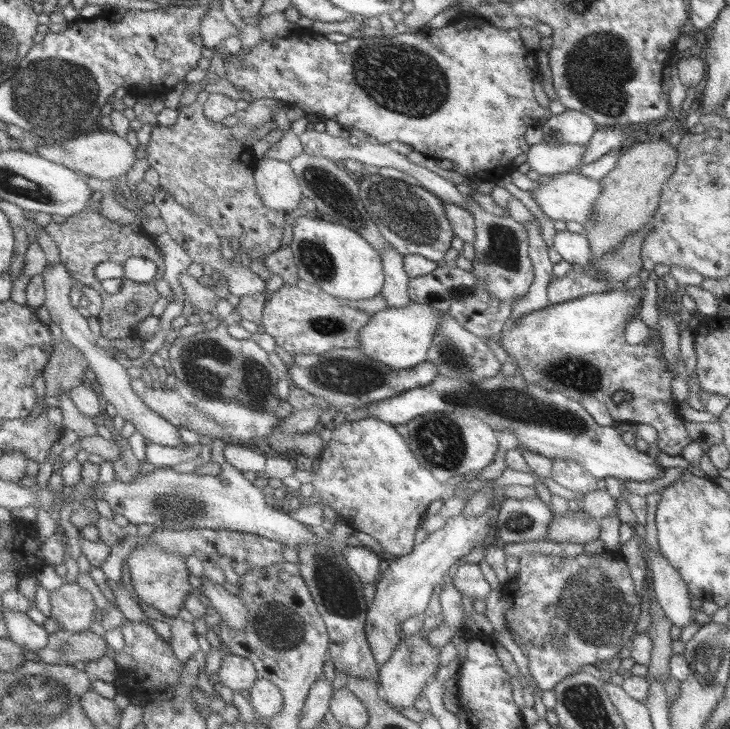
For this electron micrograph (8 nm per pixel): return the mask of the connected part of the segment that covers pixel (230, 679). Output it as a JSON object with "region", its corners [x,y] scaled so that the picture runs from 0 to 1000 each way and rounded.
{"region":[[[311,894],[307,898],[300,920],[307,940],[329,951],[329,947],[344,947],[352,940],[355,922],[347,905]]]}

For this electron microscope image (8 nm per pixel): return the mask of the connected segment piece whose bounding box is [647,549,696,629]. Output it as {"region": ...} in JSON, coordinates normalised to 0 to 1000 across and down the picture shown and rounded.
{"region":[[[888,753],[889,786],[895,816],[921,857],[933,863],[953,853],[952,838],[945,829],[945,813],[932,786],[915,771],[908,760]]]}

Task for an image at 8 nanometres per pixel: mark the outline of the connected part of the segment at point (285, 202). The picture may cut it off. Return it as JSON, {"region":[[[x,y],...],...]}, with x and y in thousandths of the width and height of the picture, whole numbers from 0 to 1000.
{"region":[[[377,217],[356,219],[351,232],[351,244],[358,270],[373,288],[400,291],[408,285],[414,272],[410,244],[396,222]]]}

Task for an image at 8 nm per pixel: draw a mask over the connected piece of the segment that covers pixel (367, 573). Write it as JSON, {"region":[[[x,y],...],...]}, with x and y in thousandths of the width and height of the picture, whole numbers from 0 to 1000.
{"region":[[[477,748],[471,752],[471,764],[478,778],[499,801],[504,800],[507,802],[516,796],[521,790],[518,785],[525,782],[526,778],[522,761],[501,749]]]}

